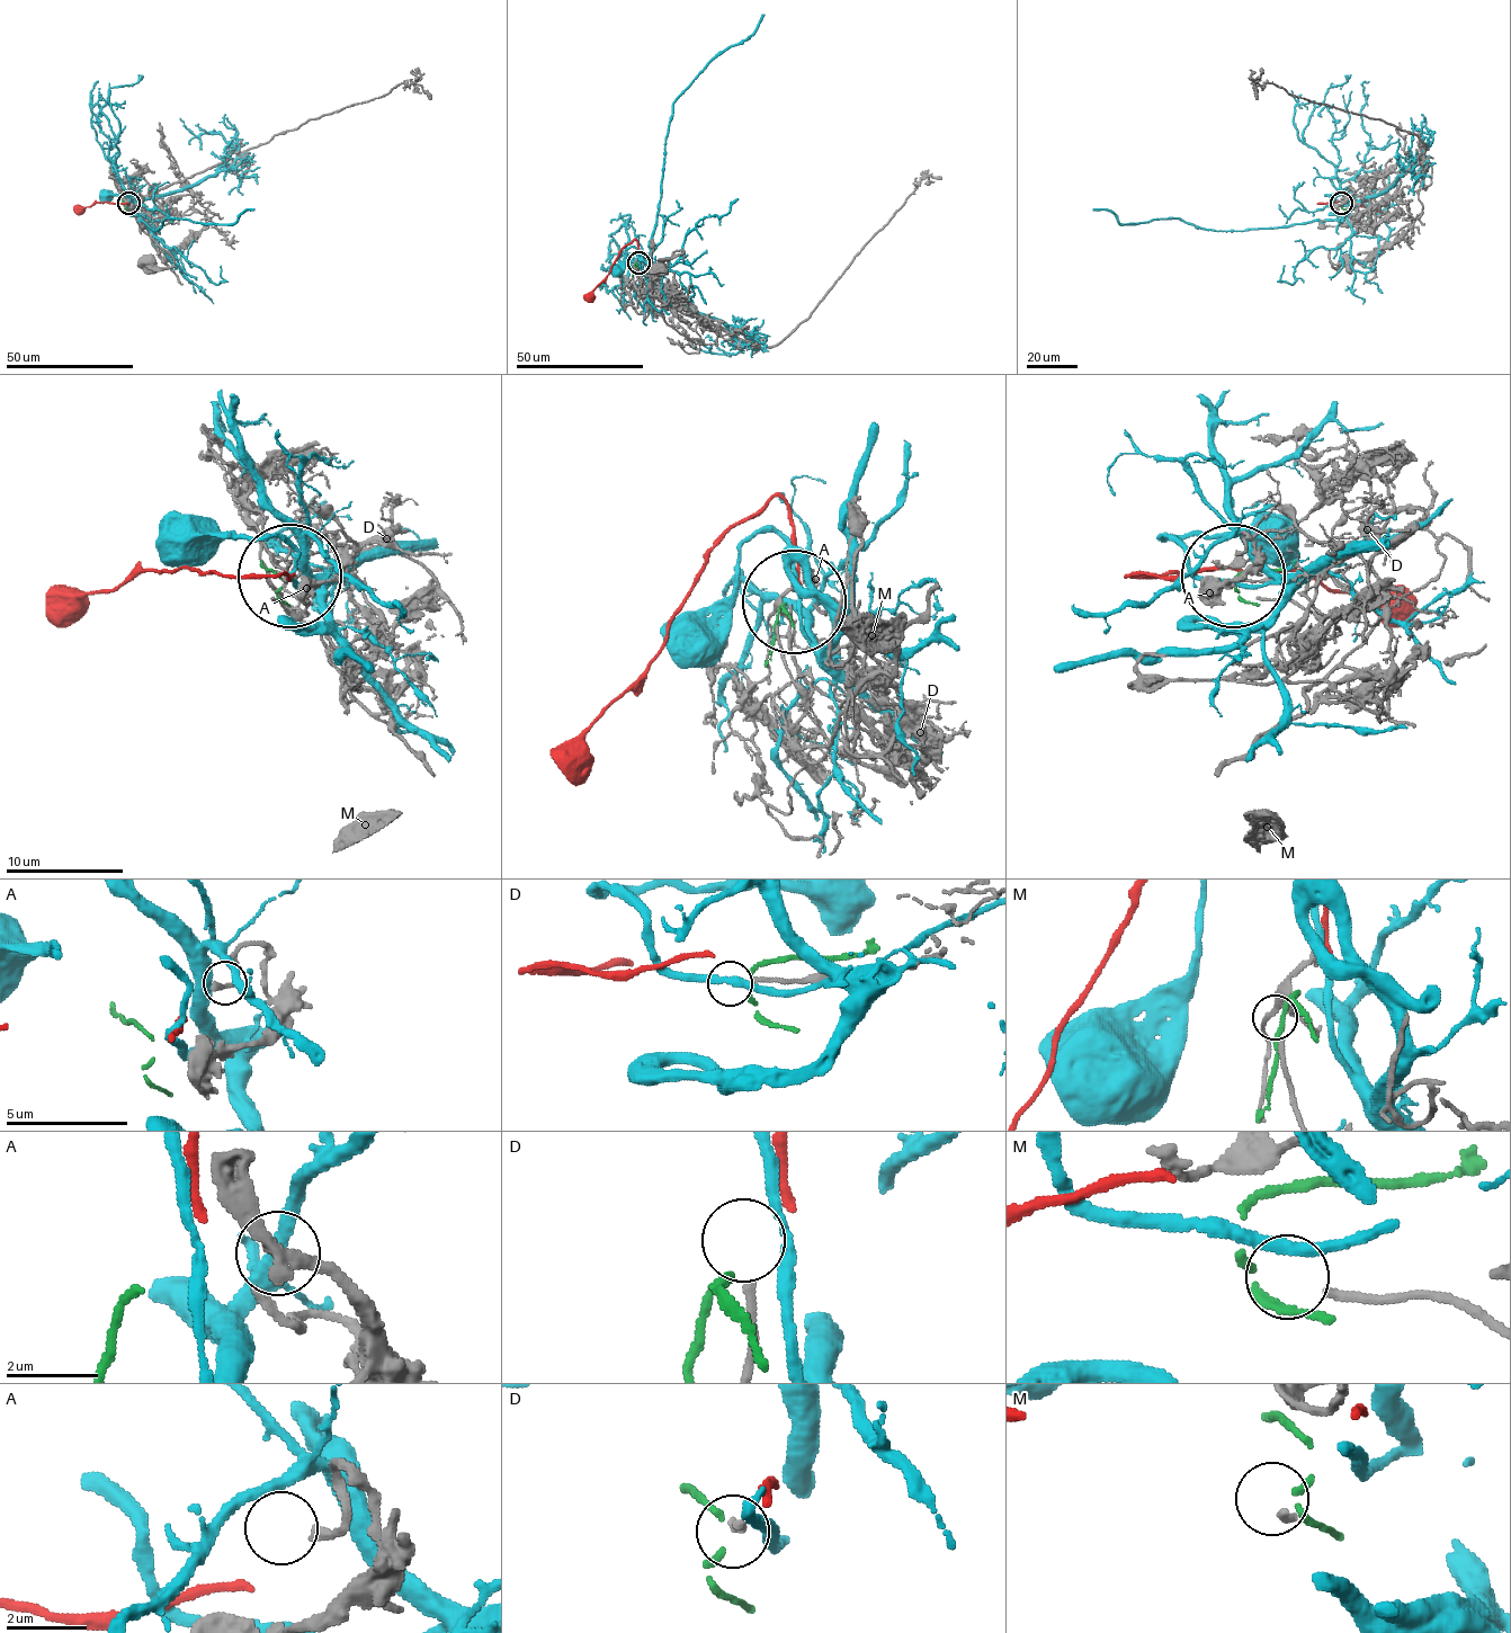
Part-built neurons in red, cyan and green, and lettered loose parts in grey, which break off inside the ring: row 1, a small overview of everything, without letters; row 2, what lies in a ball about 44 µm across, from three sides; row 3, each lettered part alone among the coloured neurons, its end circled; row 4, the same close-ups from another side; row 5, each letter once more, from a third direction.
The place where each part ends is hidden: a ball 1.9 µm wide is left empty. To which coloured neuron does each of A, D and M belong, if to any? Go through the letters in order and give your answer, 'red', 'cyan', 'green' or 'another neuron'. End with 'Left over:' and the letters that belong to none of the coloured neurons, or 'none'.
A: another neuron
D: another neuron
M: green
Left over: A, D

